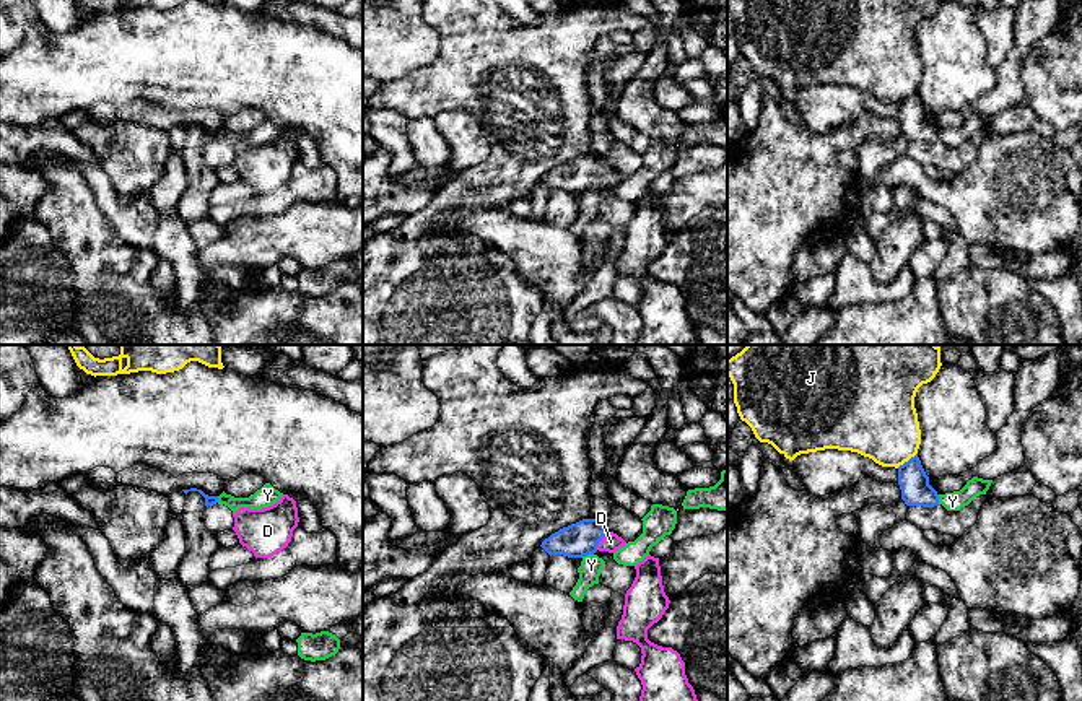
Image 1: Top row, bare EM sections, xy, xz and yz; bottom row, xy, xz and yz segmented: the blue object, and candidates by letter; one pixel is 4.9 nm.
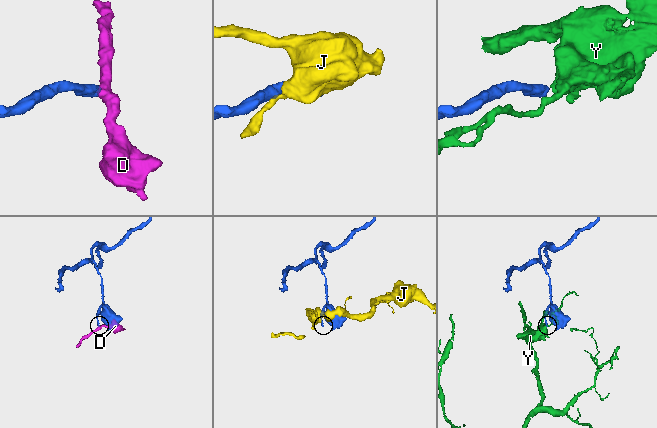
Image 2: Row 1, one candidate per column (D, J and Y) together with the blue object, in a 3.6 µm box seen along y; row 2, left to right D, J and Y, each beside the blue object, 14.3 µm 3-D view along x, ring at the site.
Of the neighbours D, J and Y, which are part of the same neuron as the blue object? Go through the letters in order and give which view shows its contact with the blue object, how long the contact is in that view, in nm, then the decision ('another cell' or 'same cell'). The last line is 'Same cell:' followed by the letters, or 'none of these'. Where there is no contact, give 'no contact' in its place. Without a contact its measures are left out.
D: xz | 110 nm | same cell
J: yz | 130 nm | another cell
Y: xz | 70 nm | another cell
Same cell: D

